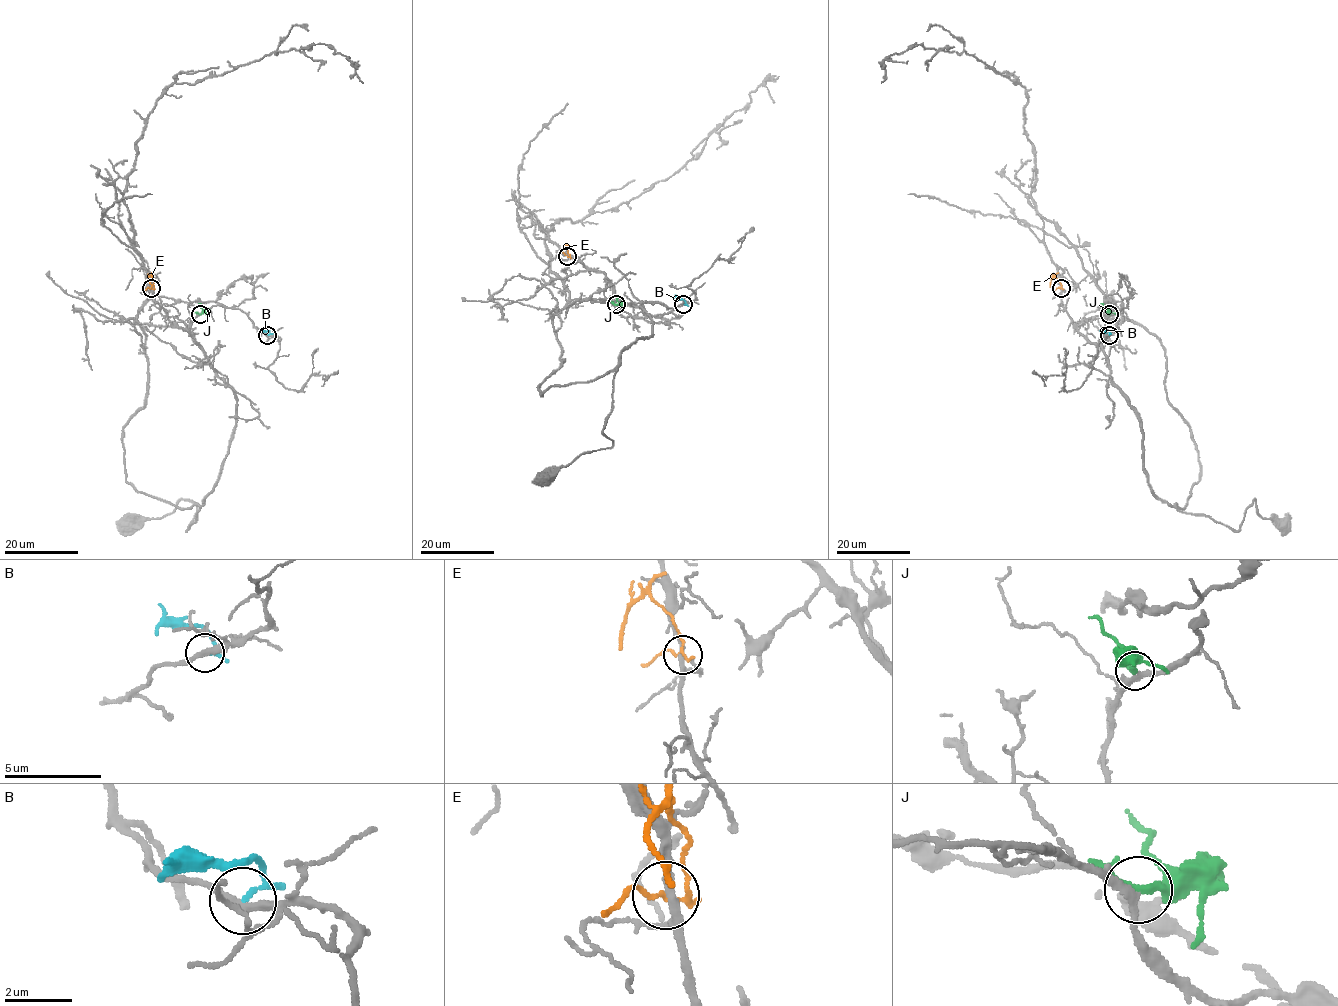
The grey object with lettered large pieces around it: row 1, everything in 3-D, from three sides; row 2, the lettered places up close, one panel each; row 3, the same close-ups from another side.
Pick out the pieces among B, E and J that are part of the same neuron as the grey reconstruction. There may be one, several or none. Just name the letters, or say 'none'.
none

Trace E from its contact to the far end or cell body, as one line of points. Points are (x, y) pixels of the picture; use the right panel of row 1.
E: (1062, 288), (1055, 277), (1050, 280), (1050, 287)

